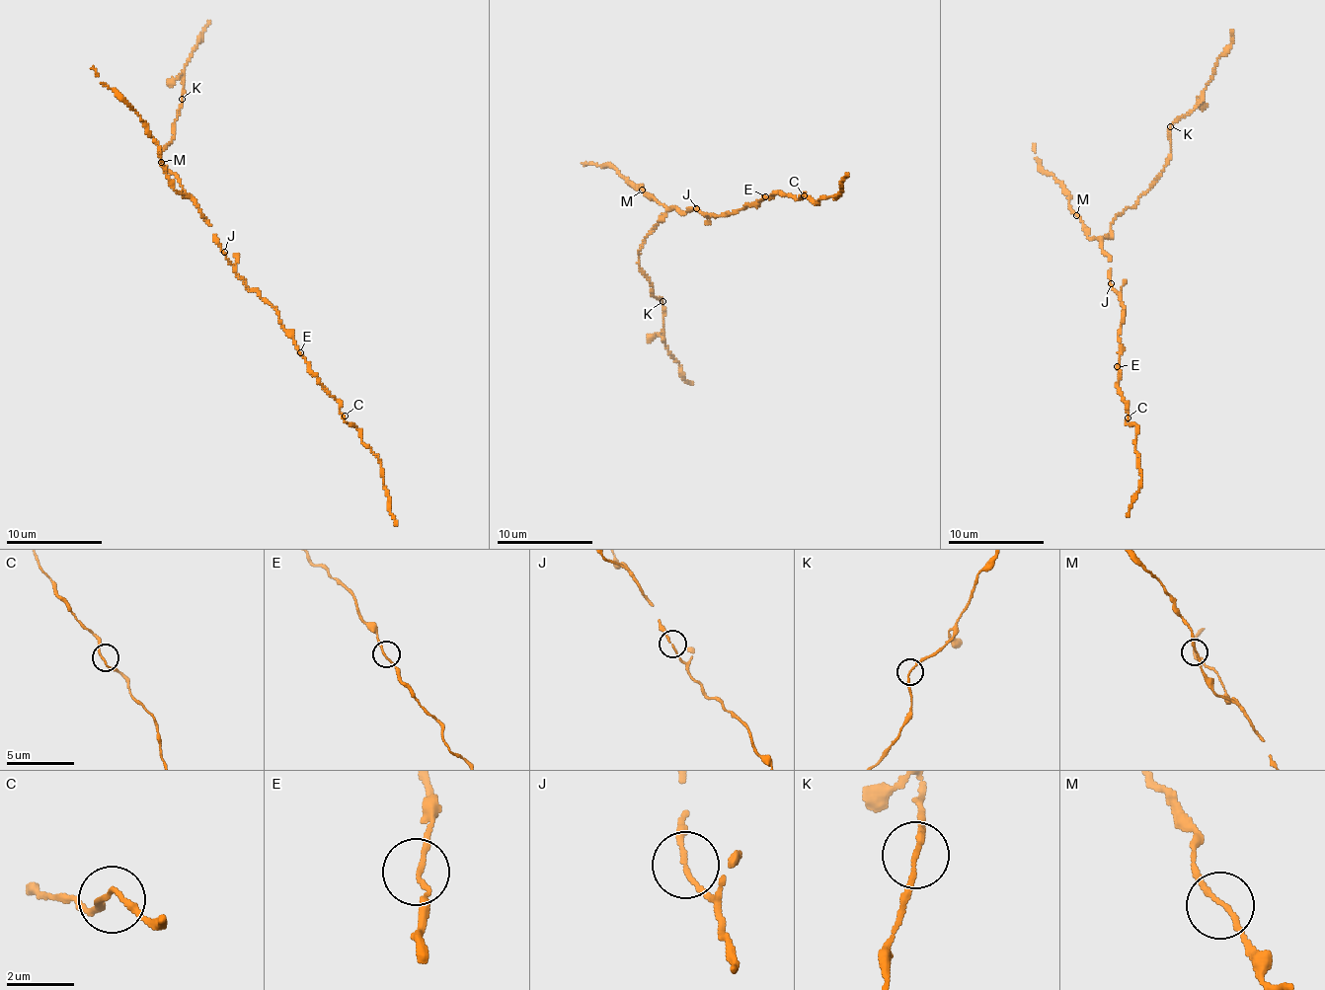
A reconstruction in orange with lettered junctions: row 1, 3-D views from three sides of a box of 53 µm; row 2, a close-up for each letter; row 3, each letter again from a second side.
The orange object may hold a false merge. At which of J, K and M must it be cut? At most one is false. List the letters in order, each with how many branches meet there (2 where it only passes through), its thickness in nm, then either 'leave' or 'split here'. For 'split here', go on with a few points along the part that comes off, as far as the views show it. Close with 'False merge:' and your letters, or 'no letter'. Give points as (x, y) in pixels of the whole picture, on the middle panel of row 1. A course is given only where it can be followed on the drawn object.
J: branches 2; calibre 130 nm; leave
K: branches 2; calibre 140 nm; leave
M: branches 2; calibre 140 nm; leave
False merge: no letter

